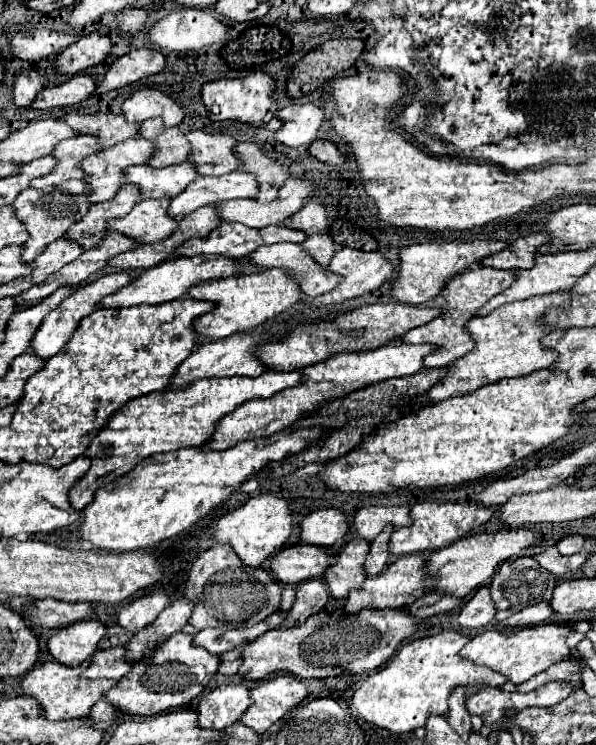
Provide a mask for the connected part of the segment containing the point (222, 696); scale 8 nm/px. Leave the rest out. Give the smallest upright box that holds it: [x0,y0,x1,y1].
[199,685,249,729]

